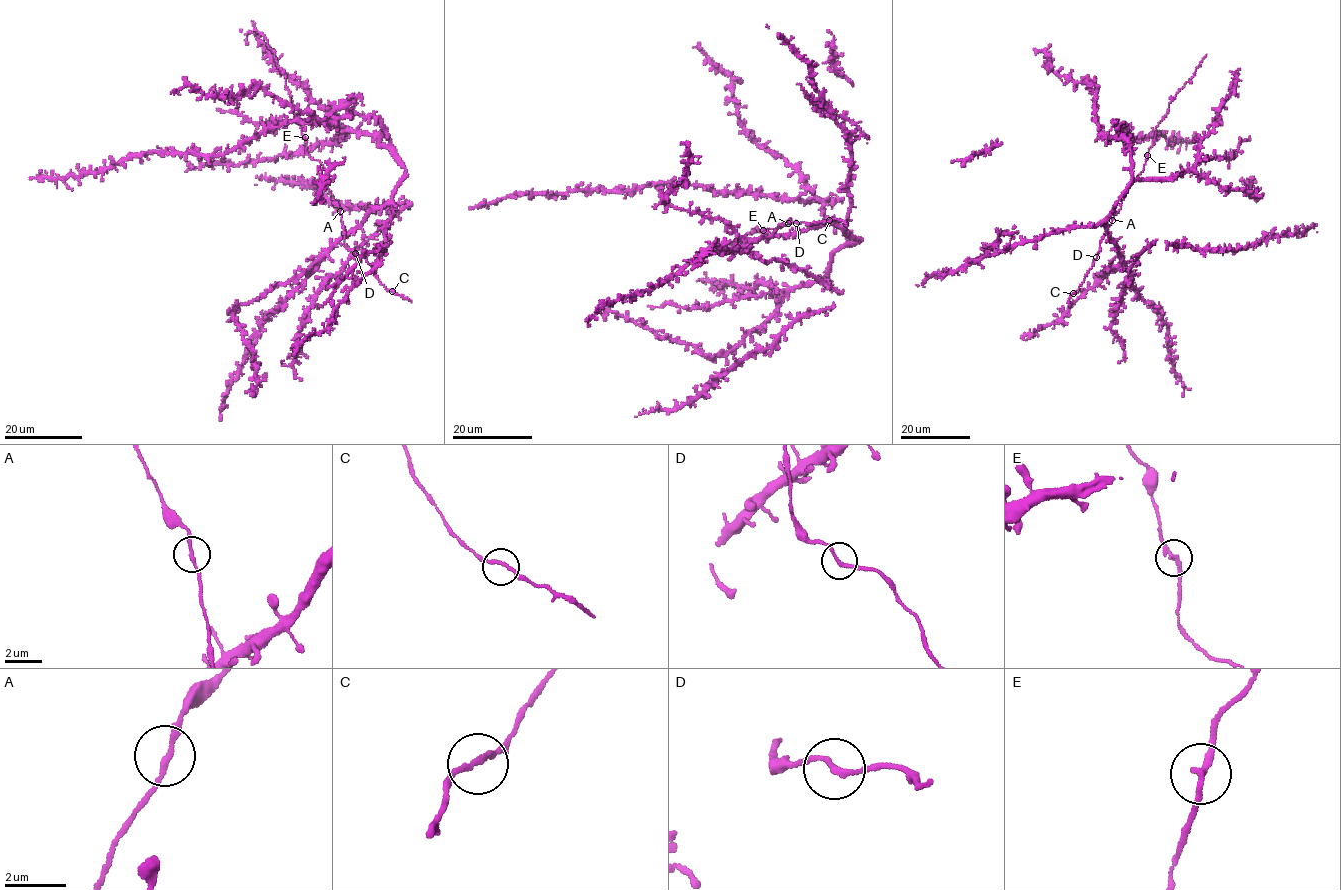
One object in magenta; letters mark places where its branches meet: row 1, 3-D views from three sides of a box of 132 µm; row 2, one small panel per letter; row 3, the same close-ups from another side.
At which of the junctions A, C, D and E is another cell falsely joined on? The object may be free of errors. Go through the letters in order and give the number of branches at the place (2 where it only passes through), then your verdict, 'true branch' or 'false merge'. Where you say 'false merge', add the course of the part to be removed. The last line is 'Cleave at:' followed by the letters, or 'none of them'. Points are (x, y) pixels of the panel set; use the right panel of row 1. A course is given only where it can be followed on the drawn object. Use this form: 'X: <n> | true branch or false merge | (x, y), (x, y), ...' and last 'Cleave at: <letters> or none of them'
A: 2 | true branch
C: 2 | true branch
D: 2 | true branch
E: 2 | true branch
Cleave at: none of them

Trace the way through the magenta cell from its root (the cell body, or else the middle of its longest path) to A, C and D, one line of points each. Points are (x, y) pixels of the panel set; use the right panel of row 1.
A: (1106, 218), (1101, 222), (1113, 242), (1104, 237), (1112, 220)
C: (1106, 218), (1101, 222), (1113, 242), (1104, 237), (1101, 240), (1092, 267), (1073, 293)
D: (1106, 218), (1101, 222), (1113, 242), (1104, 237), (1096, 257)

